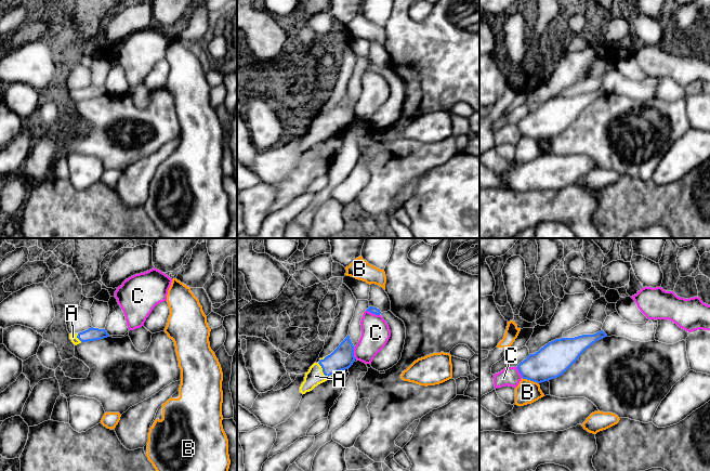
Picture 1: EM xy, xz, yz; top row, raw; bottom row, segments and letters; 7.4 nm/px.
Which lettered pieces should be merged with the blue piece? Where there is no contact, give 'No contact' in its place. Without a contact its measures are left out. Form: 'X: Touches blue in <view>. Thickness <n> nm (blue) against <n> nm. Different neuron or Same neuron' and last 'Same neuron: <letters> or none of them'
A: Touches blue in xz. Thickness 170 nm (blue) against 130 nm. Same neuron
B: Touches blue in yz. Thickness 240 nm (blue) against 170 nm. Different neuron
C: Touches blue in xz. Thickness 50 nm (blue) against 220 nm. Different neuron
Same neuron: A

